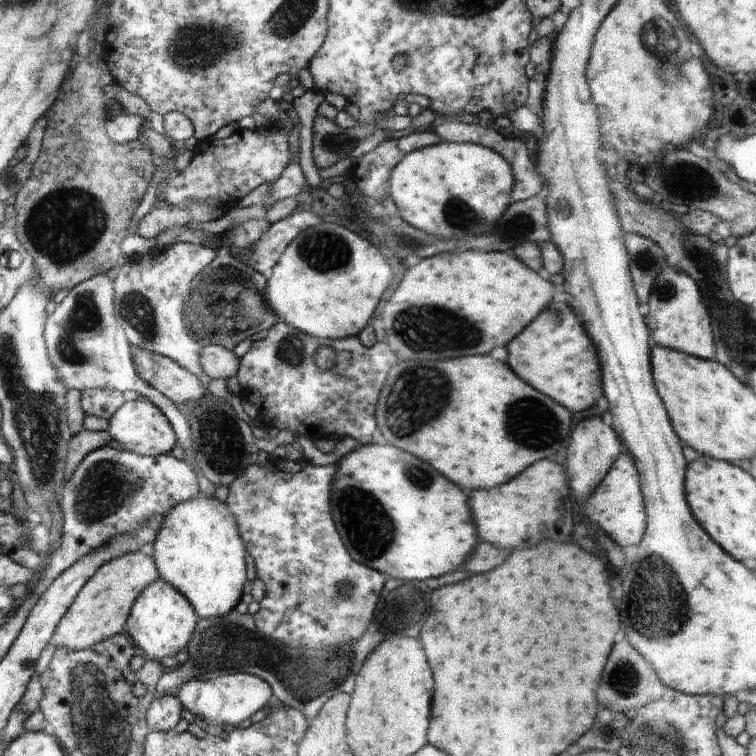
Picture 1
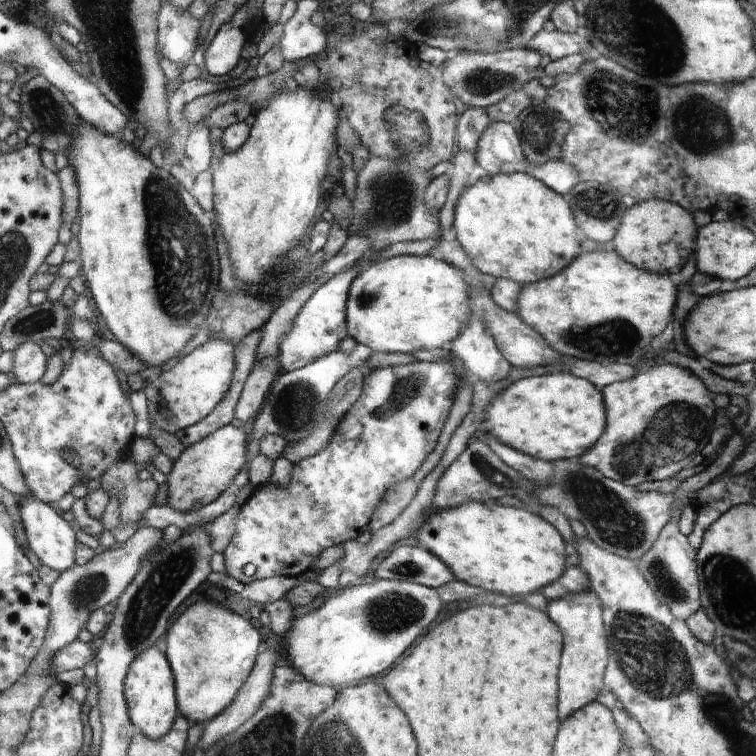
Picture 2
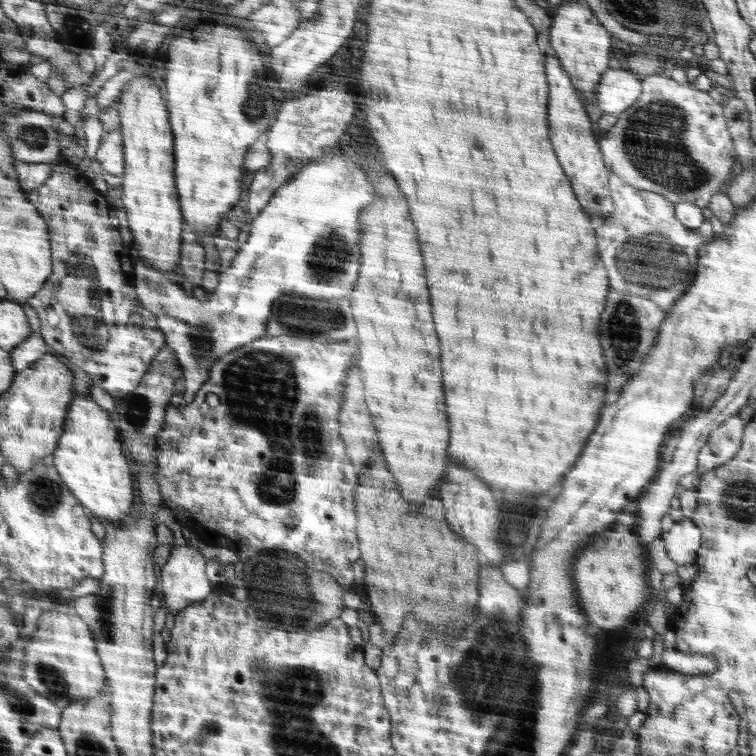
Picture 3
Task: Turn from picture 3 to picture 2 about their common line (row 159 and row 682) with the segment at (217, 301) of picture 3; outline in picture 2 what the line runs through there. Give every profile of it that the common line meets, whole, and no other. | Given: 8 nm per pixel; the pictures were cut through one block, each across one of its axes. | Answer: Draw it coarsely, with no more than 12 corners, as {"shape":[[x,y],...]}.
{"shape":[[375,578],[294,617],[280,646],[339,689],[390,668],[437,589]]}

